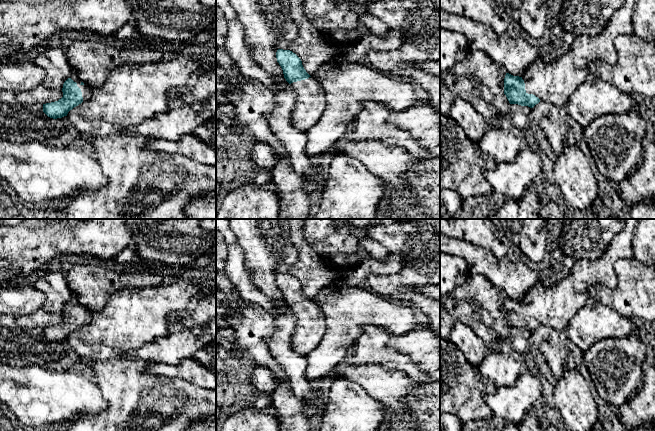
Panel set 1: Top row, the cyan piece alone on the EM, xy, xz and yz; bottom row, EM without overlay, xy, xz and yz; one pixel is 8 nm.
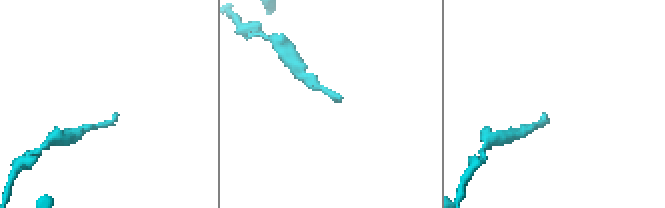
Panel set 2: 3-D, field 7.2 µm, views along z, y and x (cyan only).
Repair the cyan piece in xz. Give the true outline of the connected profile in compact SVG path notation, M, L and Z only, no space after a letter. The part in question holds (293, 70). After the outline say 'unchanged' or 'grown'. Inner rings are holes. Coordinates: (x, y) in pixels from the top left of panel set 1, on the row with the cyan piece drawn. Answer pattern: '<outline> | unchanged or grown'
M278 49L276 58L284 78L296 92L291 123L307 132L318 123L325 110L326 99L322 87L316 78L306 72L301 59L292 51Z | grown

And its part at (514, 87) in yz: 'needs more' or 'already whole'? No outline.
needs more

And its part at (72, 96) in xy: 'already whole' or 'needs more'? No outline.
needs more

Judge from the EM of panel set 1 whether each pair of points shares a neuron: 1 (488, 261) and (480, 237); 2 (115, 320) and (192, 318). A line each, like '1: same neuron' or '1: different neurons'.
1: different neurons
2: different neurons

